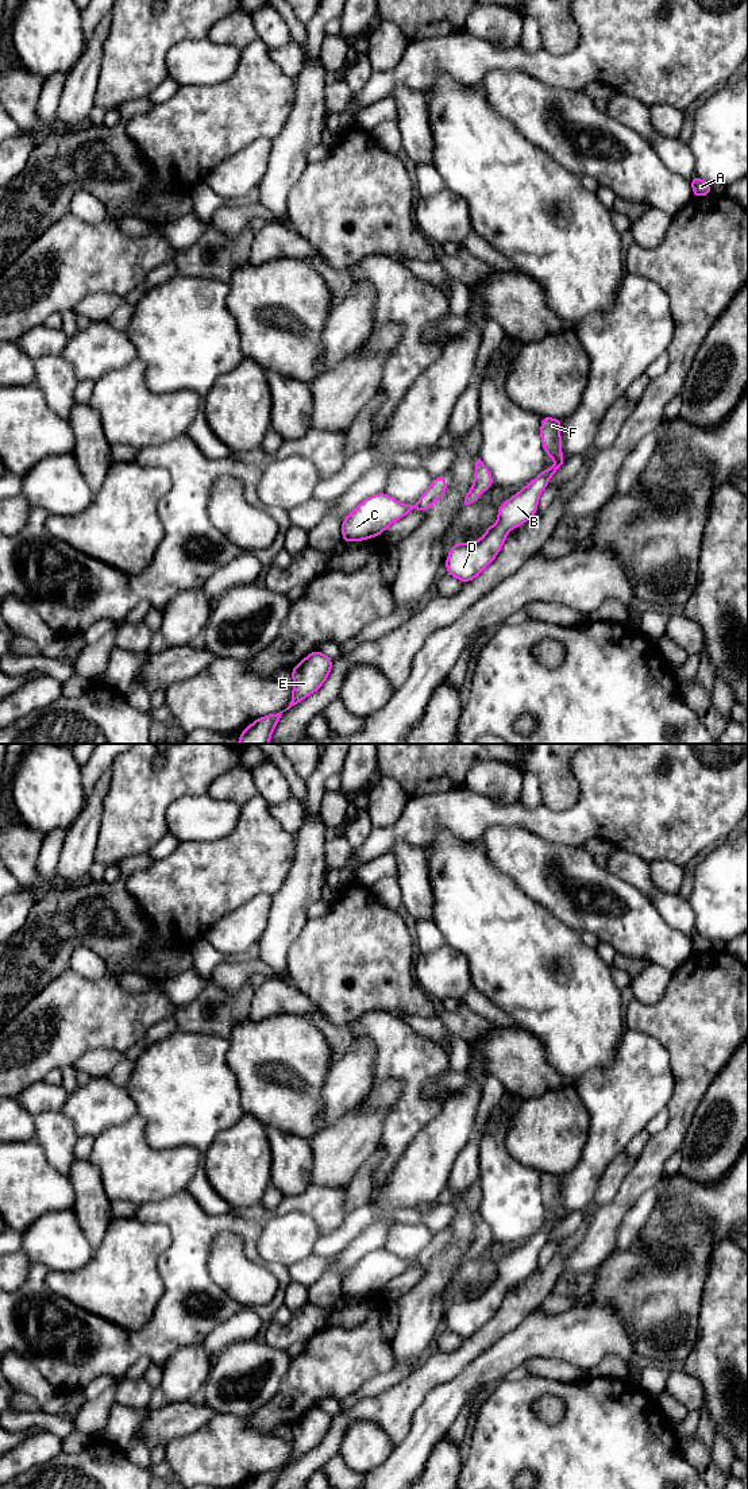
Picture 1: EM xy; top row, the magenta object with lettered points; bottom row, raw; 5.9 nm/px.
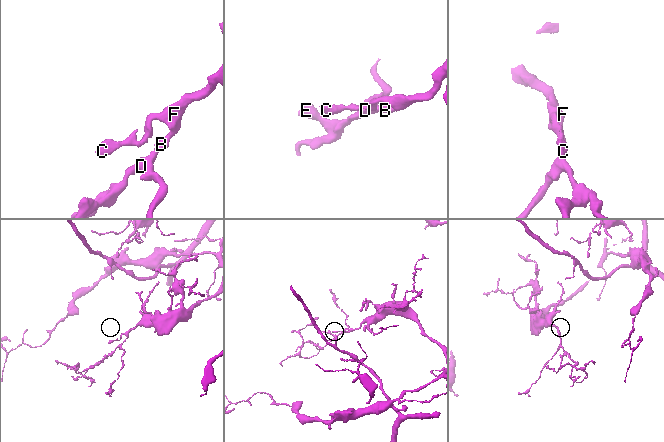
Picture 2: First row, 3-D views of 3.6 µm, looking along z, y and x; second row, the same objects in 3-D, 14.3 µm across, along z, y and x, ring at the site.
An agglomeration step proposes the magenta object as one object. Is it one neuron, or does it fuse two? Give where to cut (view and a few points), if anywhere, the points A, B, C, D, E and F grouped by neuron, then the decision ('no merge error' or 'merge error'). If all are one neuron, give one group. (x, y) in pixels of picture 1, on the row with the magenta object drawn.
no cut | A B C D E F | no merge error

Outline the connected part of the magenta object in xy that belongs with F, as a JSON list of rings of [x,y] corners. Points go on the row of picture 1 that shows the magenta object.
[[[541,416],[541,443],[544,454],[556,460],[555,466],[545,468],[529,485],[498,506],[498,520],[487,526],[485,536],[474,543],[454,544],[447,560],[447,574],[463,583],[478,576],[498,555],[506,535],[537,512],[541,491],[548,486],[550,478],[566,463],[562,456],[560,424],[563,420]]]

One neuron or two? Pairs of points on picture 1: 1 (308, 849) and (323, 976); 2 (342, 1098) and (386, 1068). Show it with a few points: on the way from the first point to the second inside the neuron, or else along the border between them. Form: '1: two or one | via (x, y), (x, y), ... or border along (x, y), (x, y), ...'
1: two | border along (308, 918), (290, 945)
2: two | border along (376, 1048), (370, 1090)

